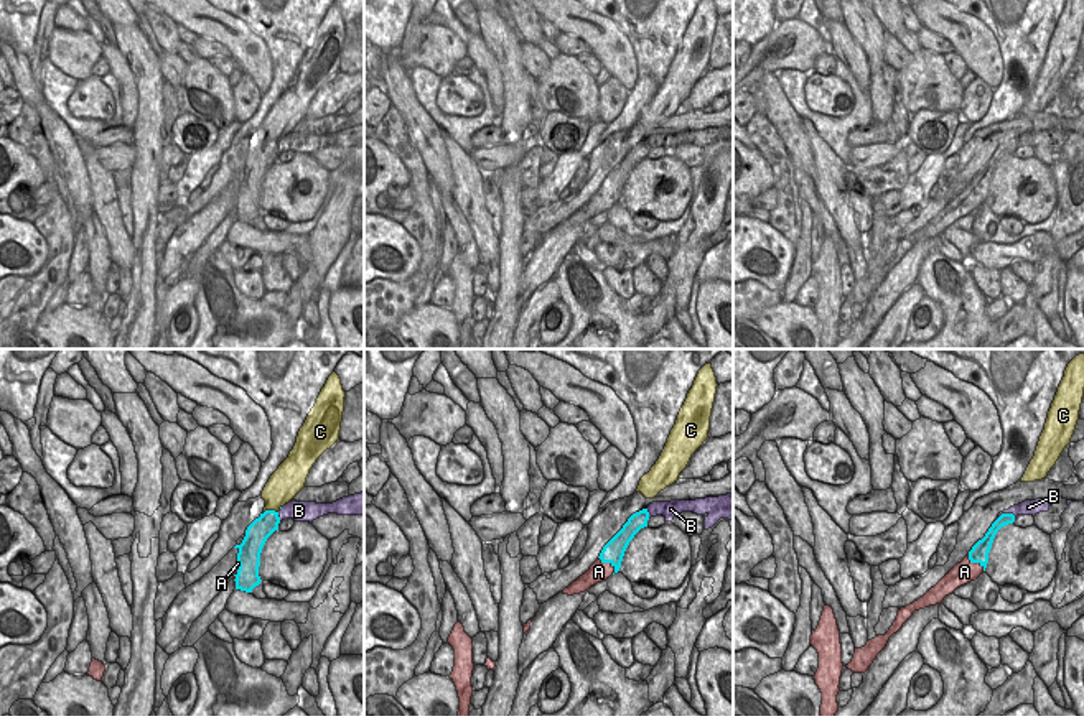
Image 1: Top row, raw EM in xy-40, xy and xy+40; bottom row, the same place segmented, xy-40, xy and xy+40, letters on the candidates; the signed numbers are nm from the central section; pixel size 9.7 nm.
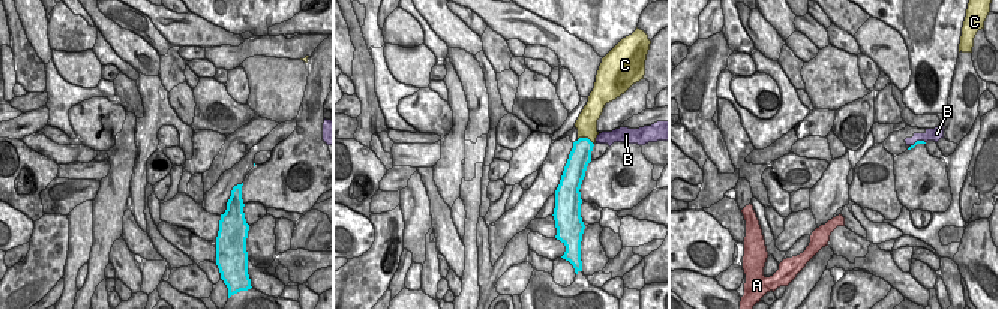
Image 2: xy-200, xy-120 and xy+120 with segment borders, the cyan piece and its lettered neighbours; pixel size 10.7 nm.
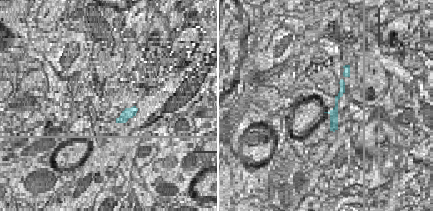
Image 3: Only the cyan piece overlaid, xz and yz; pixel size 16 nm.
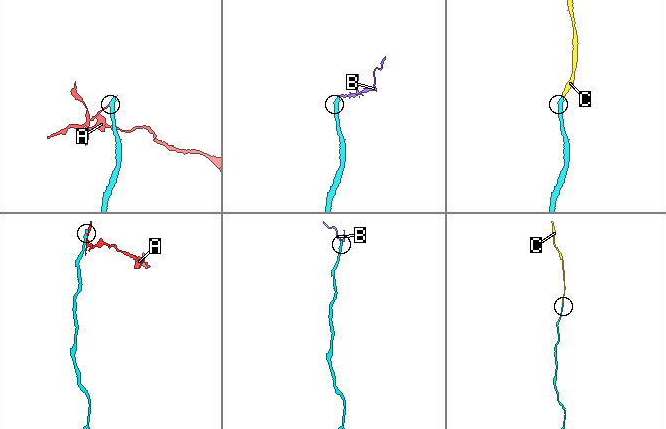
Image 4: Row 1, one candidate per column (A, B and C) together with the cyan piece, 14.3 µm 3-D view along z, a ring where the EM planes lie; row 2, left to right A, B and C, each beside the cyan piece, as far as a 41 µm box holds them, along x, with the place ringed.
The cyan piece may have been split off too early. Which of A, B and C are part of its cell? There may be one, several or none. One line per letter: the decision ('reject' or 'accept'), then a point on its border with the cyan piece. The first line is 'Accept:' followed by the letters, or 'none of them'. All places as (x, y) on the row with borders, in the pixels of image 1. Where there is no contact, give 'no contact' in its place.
Accept: C
A: reject; meets cyan in xy at (608, 562)
B: reject; meets cyan in xy+40 at (1007, 514)
C: accept; meets cyan in xy-40 at (270, 511)

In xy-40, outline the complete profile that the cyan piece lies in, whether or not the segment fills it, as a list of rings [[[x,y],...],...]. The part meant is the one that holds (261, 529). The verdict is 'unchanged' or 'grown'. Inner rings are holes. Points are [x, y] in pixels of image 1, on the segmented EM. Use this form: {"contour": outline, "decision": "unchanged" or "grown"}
{"contour": [[[333,372],[300,428],[293,449],[262,491],[264,512],[247,527],[242,543],[234,546],[239,550],[236,589],[252,593],[260,584],[260,553],[267,538],[278,530],[278,510],[305,487],[316,459],[339,439],[344,397],[341,379]]], "decision": "grown"}

